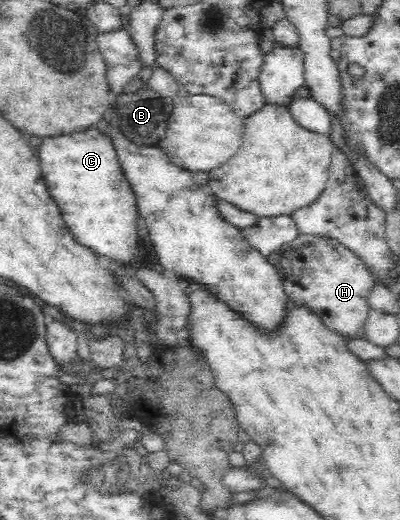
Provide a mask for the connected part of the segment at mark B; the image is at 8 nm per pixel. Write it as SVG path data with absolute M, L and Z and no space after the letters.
M147 82L135 93L121 93L112 98L110 107L118 118L120 133L137 146L158 146L166 133L166 120L172 111L172 98L163 98Z

